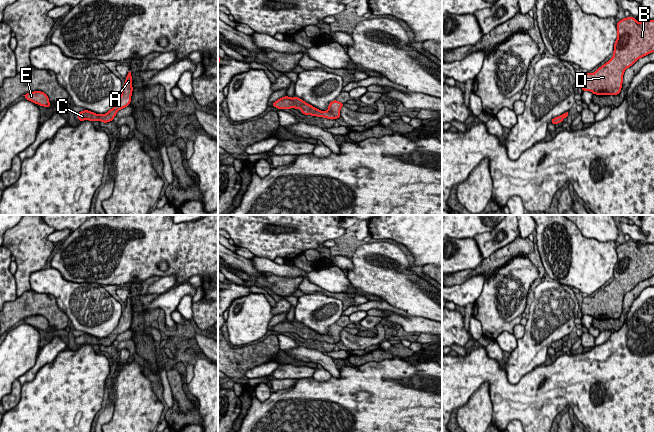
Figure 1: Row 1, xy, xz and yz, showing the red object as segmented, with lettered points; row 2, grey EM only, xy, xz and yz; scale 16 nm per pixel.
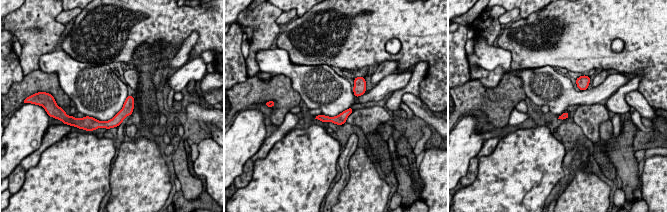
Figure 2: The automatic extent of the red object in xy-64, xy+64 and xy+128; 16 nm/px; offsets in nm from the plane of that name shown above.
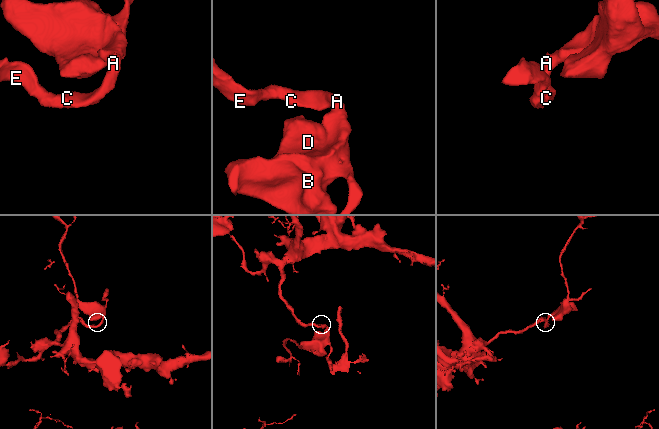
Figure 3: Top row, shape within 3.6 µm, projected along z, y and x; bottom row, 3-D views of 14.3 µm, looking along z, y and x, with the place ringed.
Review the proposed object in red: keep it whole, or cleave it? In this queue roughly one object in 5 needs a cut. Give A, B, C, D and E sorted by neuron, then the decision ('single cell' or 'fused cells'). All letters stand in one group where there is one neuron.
groups A B C D E; single cell

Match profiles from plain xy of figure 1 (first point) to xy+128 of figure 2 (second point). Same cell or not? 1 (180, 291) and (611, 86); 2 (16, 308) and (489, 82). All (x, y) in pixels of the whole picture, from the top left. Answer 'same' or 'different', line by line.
1: same
2: different

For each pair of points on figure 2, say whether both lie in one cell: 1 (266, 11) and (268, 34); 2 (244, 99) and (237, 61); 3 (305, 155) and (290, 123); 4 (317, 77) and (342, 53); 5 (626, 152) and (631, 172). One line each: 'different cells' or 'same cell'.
1: same cell
2: different cells
3: different cells
4: different cells
5: same cell

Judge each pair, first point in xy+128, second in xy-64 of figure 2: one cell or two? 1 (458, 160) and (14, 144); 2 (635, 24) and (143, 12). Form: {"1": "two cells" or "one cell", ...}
{"1": "one cell", "2": "one cell"}

